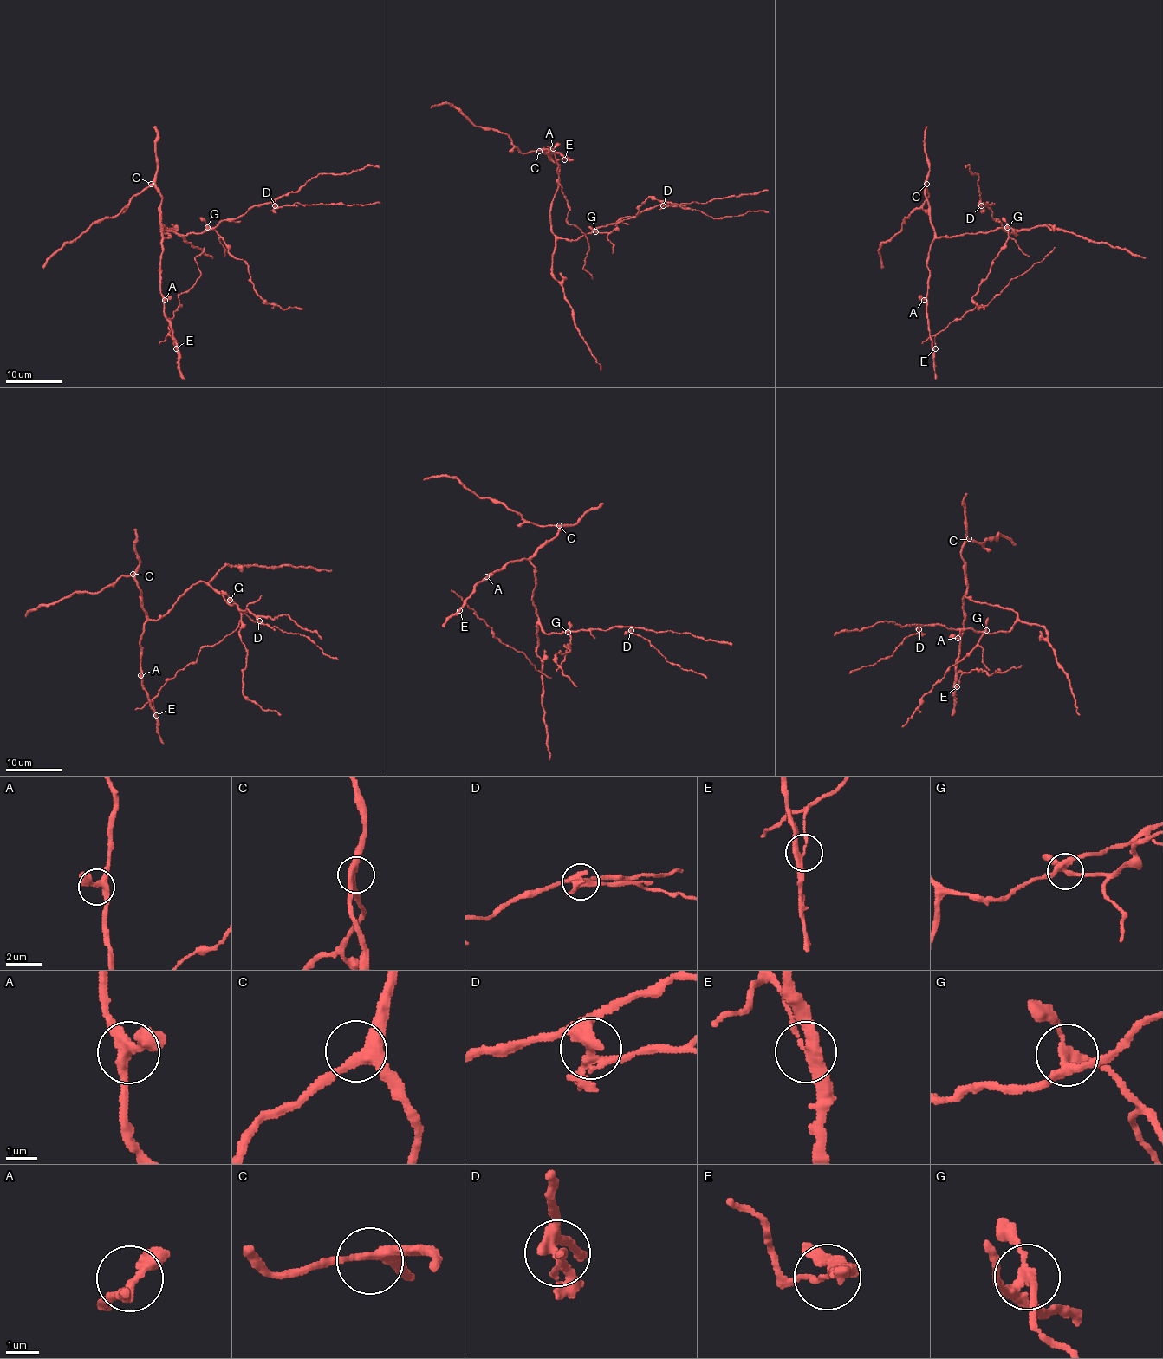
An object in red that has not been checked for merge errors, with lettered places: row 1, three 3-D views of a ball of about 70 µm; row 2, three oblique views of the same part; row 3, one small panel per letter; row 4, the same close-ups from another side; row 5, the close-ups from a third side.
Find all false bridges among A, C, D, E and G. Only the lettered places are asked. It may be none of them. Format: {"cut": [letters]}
{"cut": ["D", "E", "G"]}

